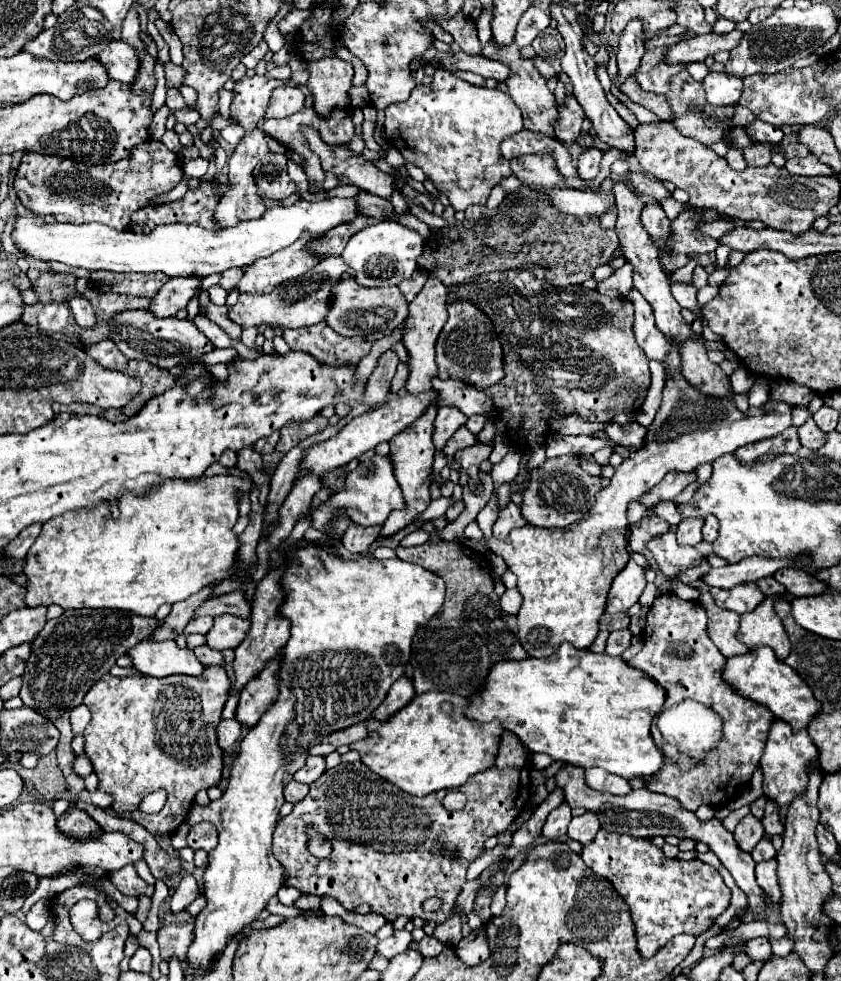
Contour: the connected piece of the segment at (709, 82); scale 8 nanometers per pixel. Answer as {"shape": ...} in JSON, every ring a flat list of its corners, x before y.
{"shape":[[710,71,704,77,702,85,706,89,706,99,712,105,734,105,742,93,742,79,736,75,724,75,724,73]]}

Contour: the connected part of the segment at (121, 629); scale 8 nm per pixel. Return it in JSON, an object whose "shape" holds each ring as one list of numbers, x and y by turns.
{"shape":[[116,609,64,611,58,619,48,621,40,635,32,641,32,653,22,675,24,685,20,689,20,699,26,707,48,717,58,727,62,737,56,747,57,759,72,801,84,791,84,779,74,775,70,767,76,756,70,747,70,711,82,703,88,689,110,671,118,657,126,655,128,649,144,641,160,623,162,621,154,621,152,617,140,617,136,613]]}

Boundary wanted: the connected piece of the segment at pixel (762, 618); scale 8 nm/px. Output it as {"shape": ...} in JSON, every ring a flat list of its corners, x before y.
{"shape":[[766,597,752,613,742,615,738,639,750,649,768,645,774,649,776,657,784,661,790,653,790,641,780,617,772,607,772,601,772,597]]}

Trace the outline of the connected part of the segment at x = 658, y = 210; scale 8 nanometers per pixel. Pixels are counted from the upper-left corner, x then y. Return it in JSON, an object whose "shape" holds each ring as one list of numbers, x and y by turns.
{"shape":[[648,203,642,209,642,225,648,231,652,241,672,237,672,229,670,229,672,221,666,217,664,209,660,207,660,203]]}

